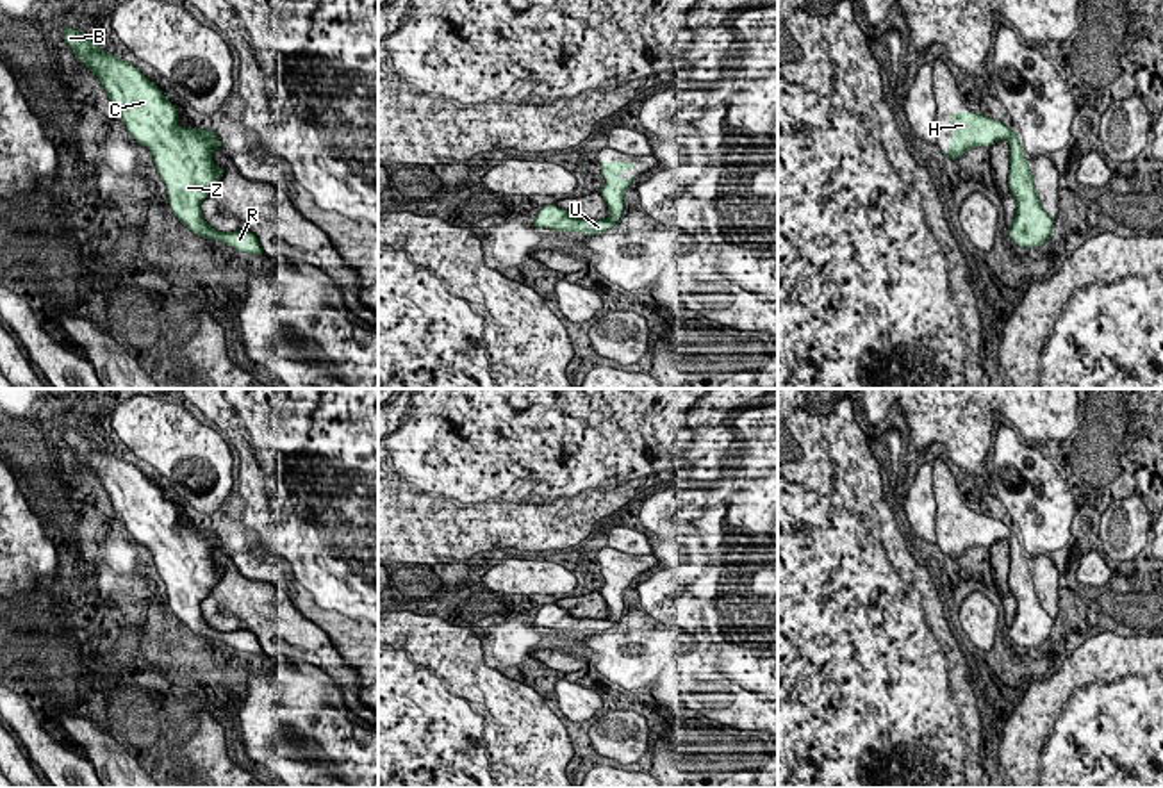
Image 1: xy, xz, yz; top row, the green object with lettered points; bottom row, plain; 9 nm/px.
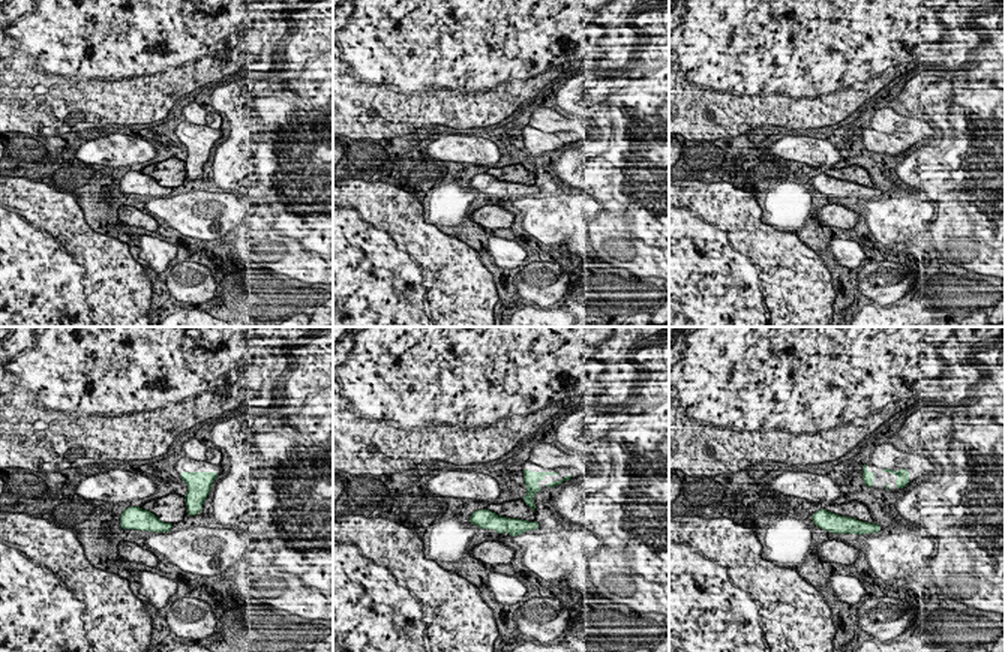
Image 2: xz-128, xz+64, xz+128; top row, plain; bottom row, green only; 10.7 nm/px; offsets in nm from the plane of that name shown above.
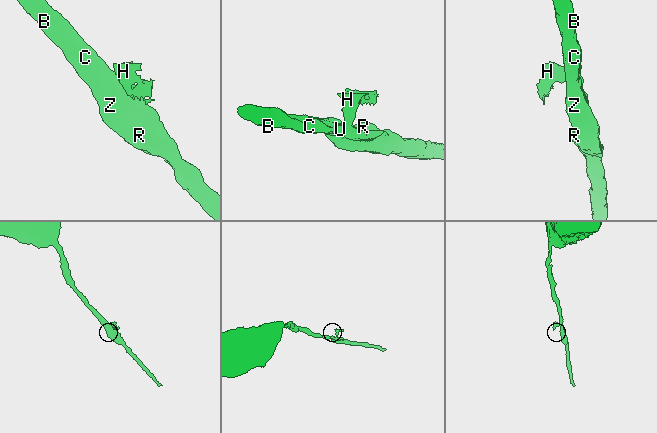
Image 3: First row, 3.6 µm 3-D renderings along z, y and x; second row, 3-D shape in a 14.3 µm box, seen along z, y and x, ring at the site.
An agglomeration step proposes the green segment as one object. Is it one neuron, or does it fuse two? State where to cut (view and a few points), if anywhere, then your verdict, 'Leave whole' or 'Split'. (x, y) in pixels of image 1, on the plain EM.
Split along yz (1012, 532), (1008, 539). Split

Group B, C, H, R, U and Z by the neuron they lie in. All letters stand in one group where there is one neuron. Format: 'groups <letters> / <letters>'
groups B C R U Z / H

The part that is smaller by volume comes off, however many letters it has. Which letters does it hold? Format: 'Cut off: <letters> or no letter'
Cut off: H

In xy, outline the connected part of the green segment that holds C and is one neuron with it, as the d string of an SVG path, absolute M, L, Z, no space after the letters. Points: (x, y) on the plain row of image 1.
M71 426L62 428L62 440L100 478L132 537L150 549L178 620L198 635L260 656L262 647L255 633L218 631L203 619L202 601L223 576L223 567L212 560L212 553L221 549L219 538L209 529L180 526L177 506L130 462L103 451L98 442Z

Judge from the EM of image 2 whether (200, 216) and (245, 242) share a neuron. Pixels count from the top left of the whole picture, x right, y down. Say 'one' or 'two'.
two

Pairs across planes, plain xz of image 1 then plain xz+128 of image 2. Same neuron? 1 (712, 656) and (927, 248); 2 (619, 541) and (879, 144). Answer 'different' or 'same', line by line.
1: same
2: different

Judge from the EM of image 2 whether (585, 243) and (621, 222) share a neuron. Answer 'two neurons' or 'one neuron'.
one neuron

